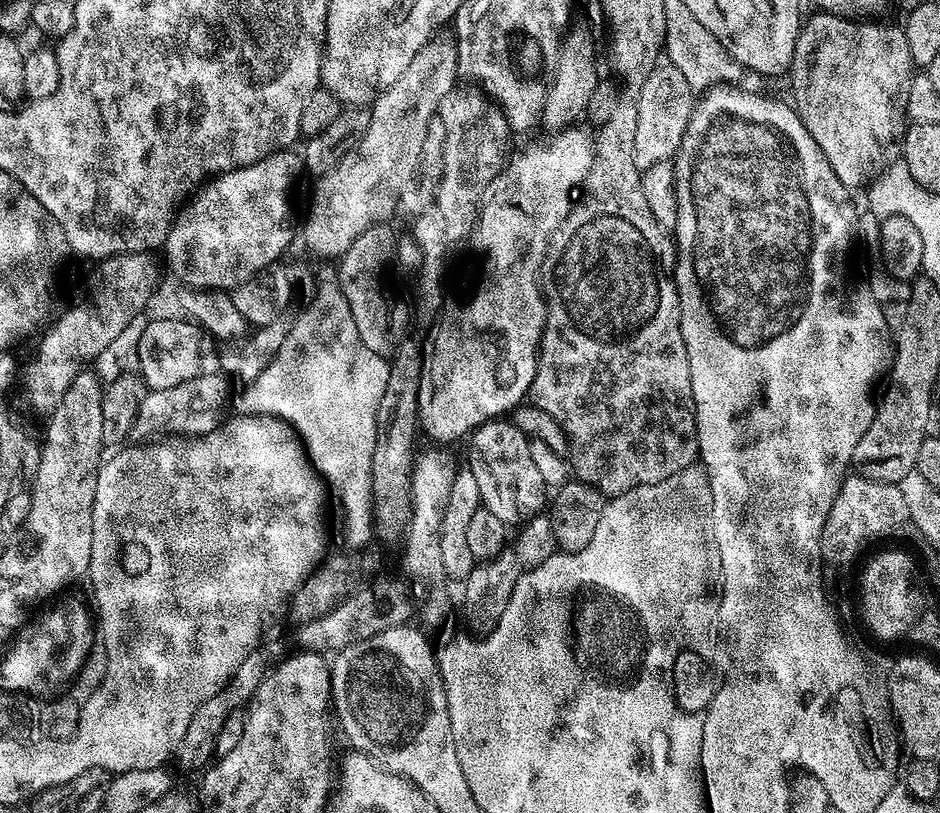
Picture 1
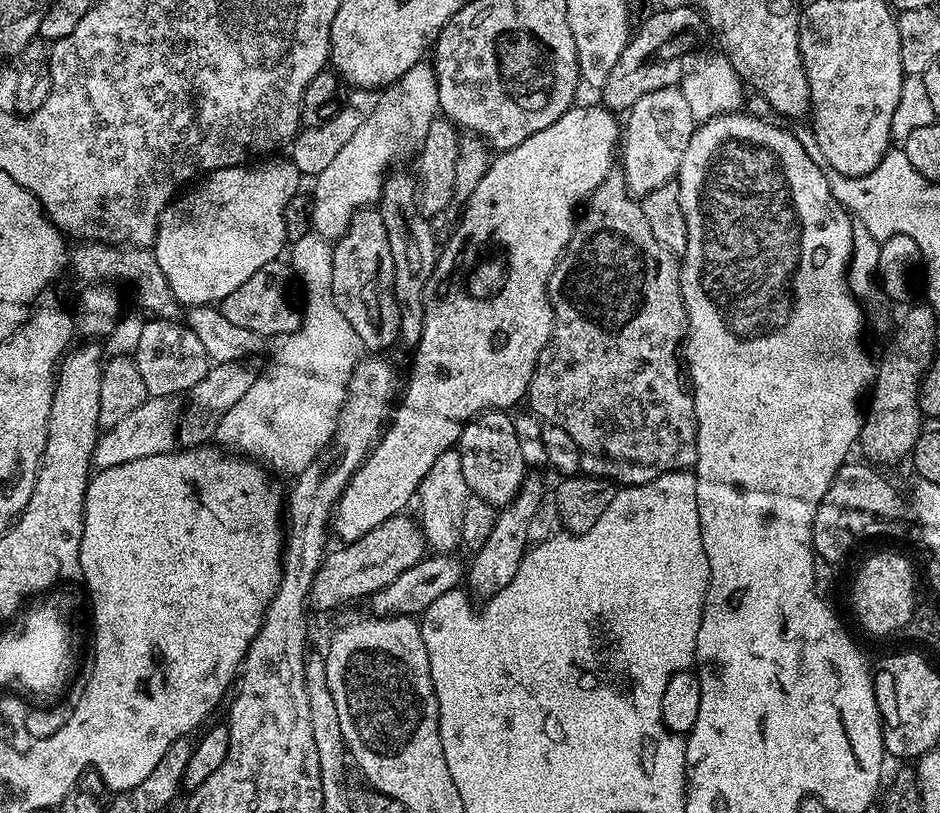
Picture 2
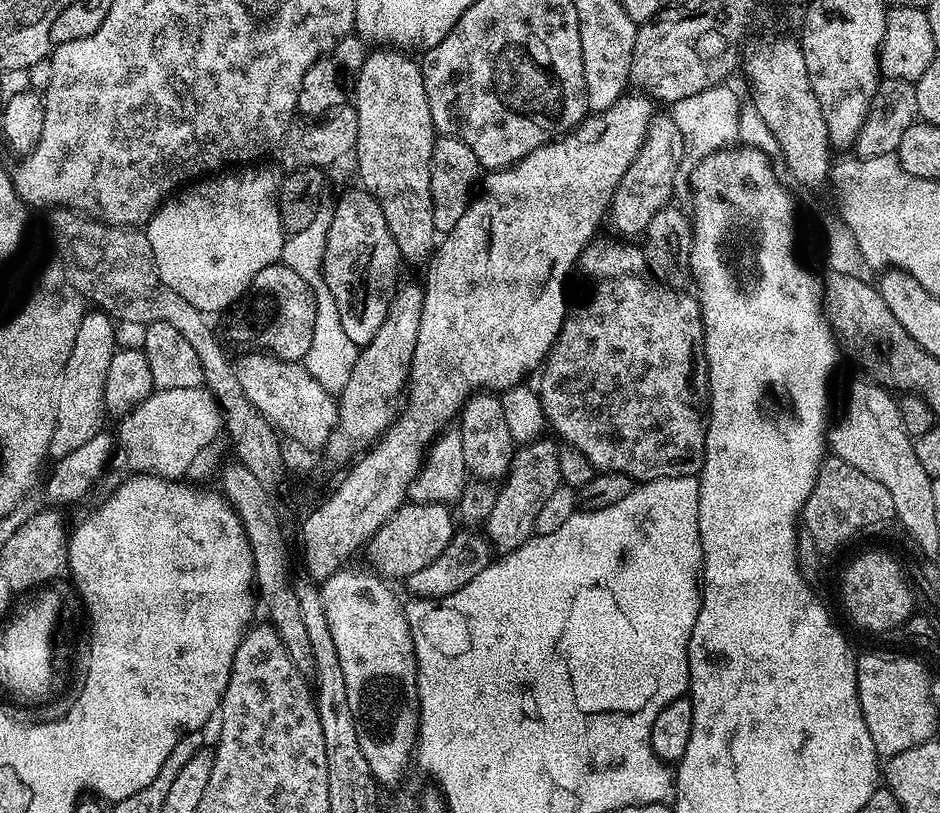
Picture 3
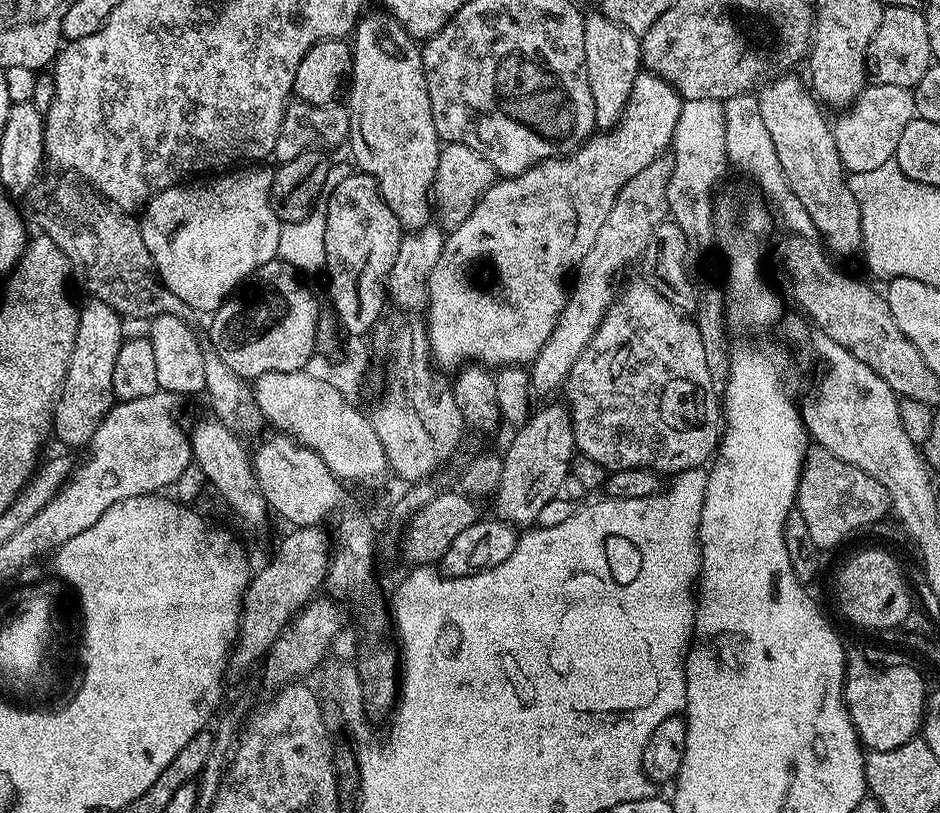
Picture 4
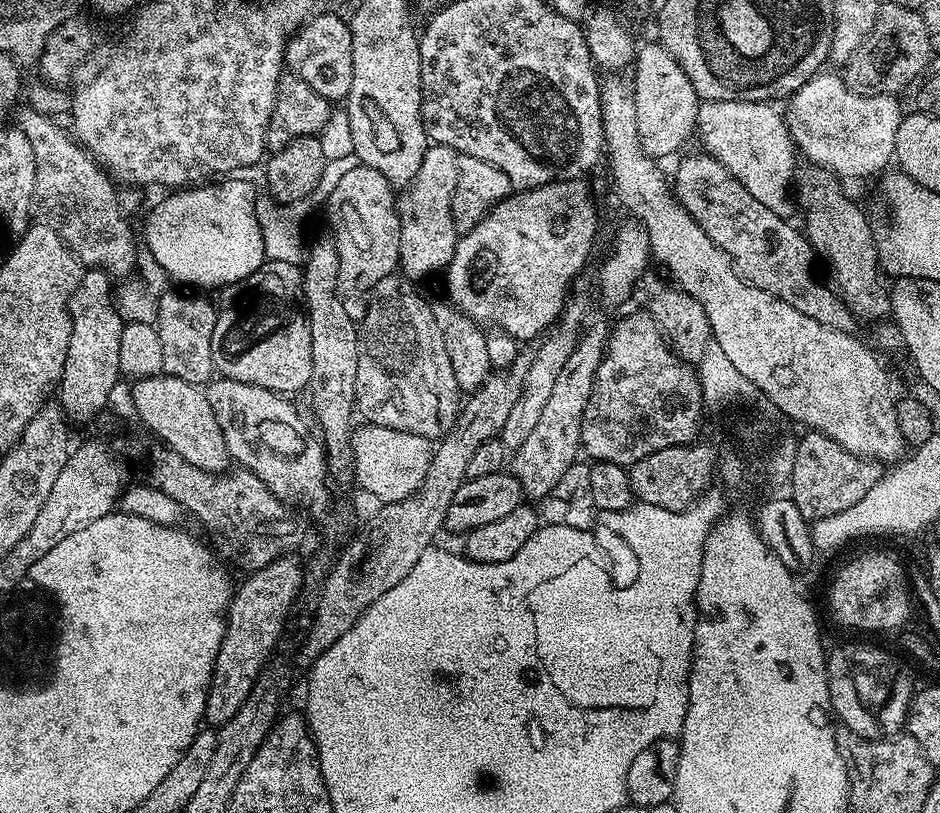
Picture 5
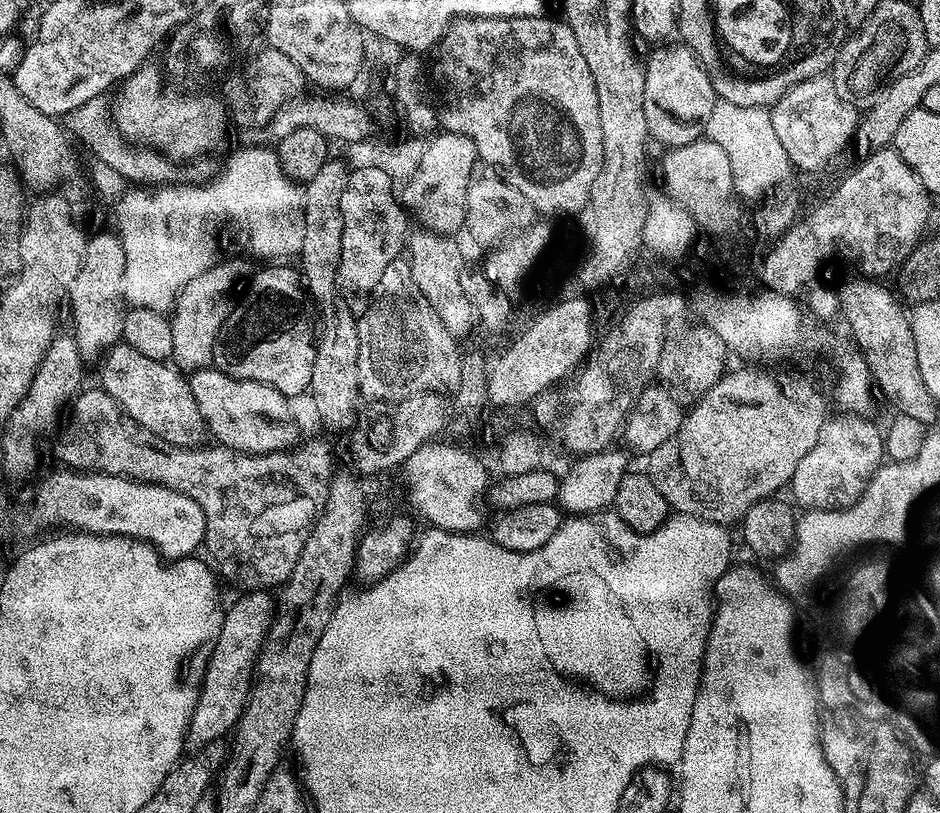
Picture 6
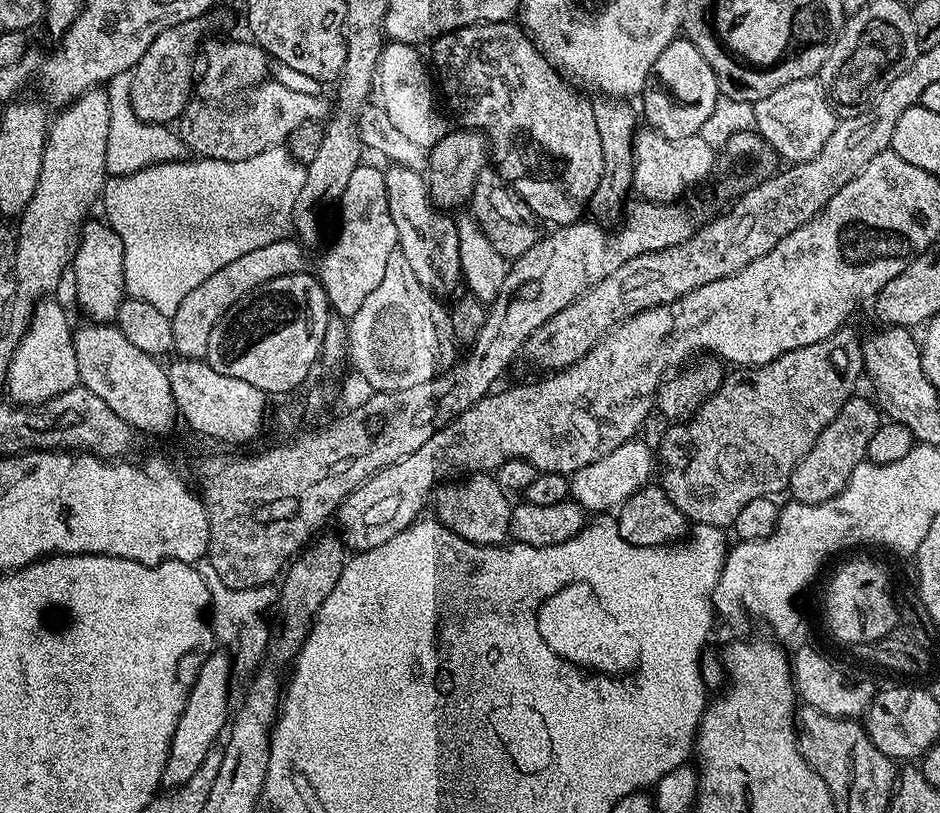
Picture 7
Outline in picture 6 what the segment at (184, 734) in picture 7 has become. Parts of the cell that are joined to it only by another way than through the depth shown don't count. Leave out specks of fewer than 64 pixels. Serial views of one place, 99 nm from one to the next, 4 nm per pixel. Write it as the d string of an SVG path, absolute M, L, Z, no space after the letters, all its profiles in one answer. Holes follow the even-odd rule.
M257 590L244 592L232 605L227 605L224 620L220 623L218 642L212 651L210 662L204 671L204 681L198 694L198 702L194 706L194 714L190 718L187 743L193 749L204 750L207 744L220 740L224 735L235 729L240 715L248 701L248 694L252 691L256 659L268 628L272 624L274 611L274 596L271 591Z

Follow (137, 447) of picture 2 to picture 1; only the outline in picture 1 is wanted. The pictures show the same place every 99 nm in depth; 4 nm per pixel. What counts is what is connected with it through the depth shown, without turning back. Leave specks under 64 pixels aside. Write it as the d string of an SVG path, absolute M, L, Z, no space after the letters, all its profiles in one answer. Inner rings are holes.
M217 370L210 374L202 374L198 378L190 378L190 382L178 382L178 386L170 386L170 390L145 391L140 397L132 436L150 438L154 432L180 436L210 434L226 419L224 407L228 404L228 380L222 373L223 371Z

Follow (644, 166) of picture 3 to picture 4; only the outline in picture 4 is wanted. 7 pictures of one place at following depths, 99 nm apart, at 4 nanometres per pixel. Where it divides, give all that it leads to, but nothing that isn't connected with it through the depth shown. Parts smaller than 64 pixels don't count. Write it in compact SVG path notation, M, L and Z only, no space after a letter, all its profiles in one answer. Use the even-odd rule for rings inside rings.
M667 155L657 156L646 170L642 170L614 198L614 206L610 206L610 214L606 214L606 222L602 222L602 230L598 230L598 238L594 246L584 255L574 269L574 279L566 296L564 309L560 311L558 322L536 359L530 364L531 387L538 393L552 392L561 387L567 376L594 336L608 307L614 299L612 283L616 275L627 264L632 264L643 257L646 242L650 242L650 234L654 234L654 226L666 219L667 186L671 182L673 163Z

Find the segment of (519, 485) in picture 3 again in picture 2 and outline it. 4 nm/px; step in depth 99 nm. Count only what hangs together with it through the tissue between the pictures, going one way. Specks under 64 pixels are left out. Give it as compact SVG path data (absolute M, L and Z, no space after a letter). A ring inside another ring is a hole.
M525 475L518 494L509 504L503 505L496 513L494 528L486 544L474 552L472 565L466 568L466 588L473 597L487 598L498 594L506 586L510 586L510 578L518 574L518 566L525 552L530 547L528 535L532 532L532 523L544 504L544 480L540 476ZM468 584L468 585L467 585ZM476 595L476 596L475 596Z

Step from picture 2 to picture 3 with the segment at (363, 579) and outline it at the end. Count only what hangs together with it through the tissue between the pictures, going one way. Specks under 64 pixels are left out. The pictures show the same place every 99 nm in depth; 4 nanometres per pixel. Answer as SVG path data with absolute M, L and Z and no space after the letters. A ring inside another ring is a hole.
M401 504L400 509L390 514L390 518L366 545L368 560L372 563L371 571L389 581L404 582L409 576L418 574L422 566L430 566L430 562L434 562L434 558L438 558L438 554L446 550L454 531L454 516L452 512L448 512L451 511L445 504Z

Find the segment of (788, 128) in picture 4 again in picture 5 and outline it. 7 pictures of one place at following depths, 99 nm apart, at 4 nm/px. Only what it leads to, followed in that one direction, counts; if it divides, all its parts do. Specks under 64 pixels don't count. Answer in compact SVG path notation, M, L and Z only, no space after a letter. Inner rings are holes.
M811 162L804 166L804 169L801 167L795 173L794 192L796 196L800 195L800 200L804 203L802 228L819 263L821 260L828 271L828 287L843 300L853 317L883 321L892 311L892 301L886 284L880 281L882 269L876 252L877 233L874 226L872 228L867 214L840 189L841 181L835 172Z

